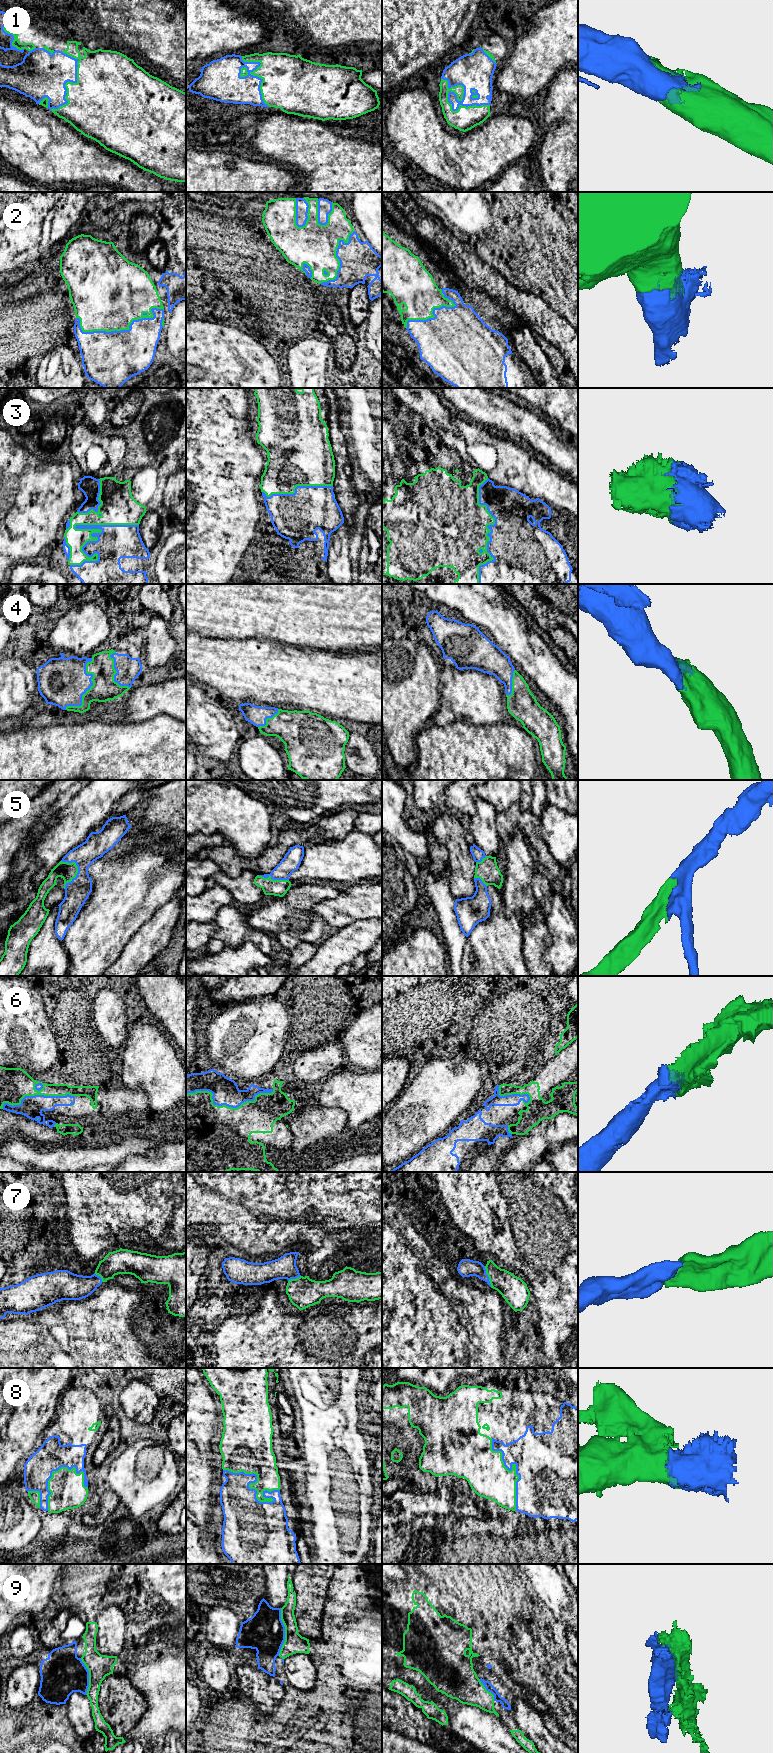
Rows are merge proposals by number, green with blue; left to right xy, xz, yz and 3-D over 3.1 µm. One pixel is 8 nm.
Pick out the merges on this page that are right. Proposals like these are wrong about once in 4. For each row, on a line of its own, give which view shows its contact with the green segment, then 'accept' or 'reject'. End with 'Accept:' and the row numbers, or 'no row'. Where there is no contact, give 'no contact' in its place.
1: yz | accept
2: xy | accept
3: xy | accept
4: xy | accept
5: xy | accept
6: xz | accept
7: yz | accept
8: xz | accept
9: xz | accept
Accept: 1, 2, 3, 4, 5, 6, 7, 8, 9

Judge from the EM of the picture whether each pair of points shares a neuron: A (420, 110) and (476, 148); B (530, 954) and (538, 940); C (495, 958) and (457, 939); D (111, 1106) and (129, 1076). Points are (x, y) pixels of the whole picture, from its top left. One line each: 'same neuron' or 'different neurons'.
A: same neuron
B: same neuron
C: different neurons
D: different neurons

